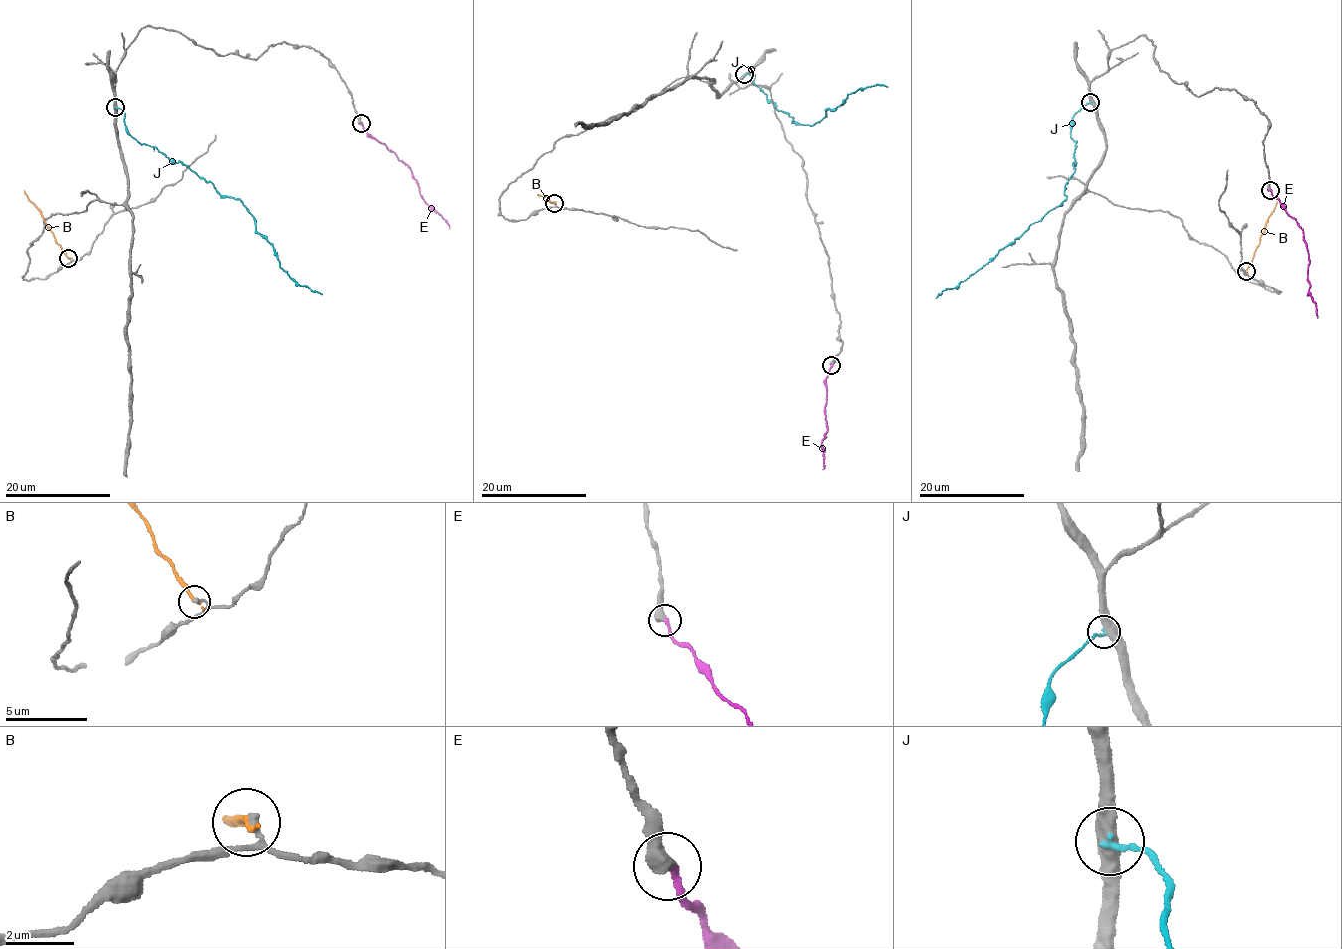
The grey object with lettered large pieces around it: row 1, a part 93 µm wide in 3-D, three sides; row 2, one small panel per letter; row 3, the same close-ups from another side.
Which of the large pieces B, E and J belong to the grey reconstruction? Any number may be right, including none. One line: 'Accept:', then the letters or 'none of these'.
Accept: E

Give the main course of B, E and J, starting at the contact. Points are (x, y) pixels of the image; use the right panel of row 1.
B: (1245, 271), (1276, 201)
E: (1270, 190), (1300, 226), (1309, 259), (1309, 289), (1317, 318)
J: (1090, 102), (1072, 117), (1074, 171), (1061, 204), (936, 297)

